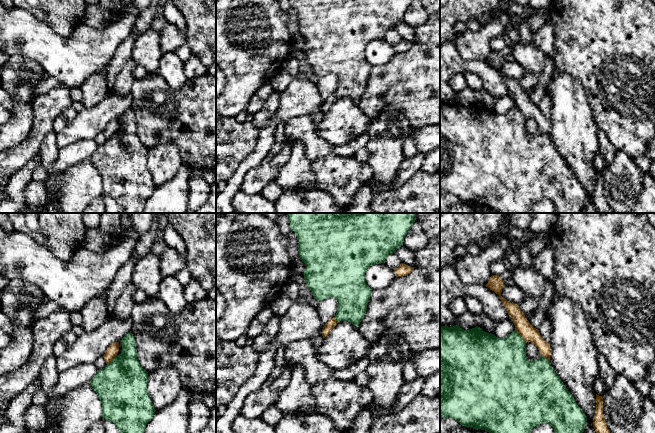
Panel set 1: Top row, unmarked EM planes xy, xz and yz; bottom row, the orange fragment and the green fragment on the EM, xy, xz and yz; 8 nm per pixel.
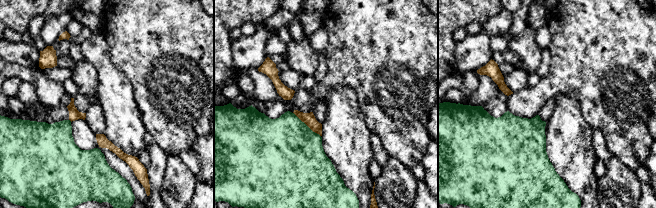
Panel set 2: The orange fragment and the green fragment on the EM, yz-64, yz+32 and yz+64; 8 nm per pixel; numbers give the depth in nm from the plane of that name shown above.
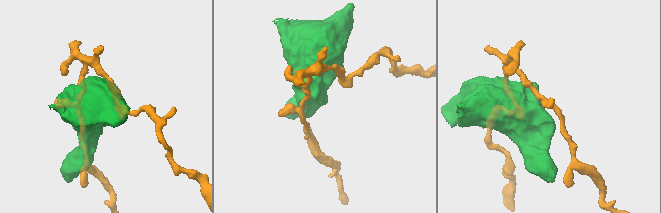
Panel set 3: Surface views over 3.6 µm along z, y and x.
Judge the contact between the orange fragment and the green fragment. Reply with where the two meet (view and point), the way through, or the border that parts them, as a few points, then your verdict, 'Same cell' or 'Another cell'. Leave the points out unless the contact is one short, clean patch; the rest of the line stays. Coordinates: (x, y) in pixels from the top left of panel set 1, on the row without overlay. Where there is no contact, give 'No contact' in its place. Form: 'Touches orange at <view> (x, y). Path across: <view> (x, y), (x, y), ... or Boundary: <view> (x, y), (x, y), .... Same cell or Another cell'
Touches orange at yz (521, 111). Boundary: yz (515, 106), (525, 118). Another cell

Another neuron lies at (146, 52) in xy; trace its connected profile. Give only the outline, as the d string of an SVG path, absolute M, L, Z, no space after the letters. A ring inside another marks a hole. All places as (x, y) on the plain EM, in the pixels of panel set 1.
M150 28L140 33L132 48L132 59L136 65L144 67L151 74L157 73L161 56L159 32Z

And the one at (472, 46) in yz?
M500 14L482 25L478 31L467 30L457 34L455 46L460 56L466 61L486 61L492 52L490 40L506 32L507 25L515 18Z

